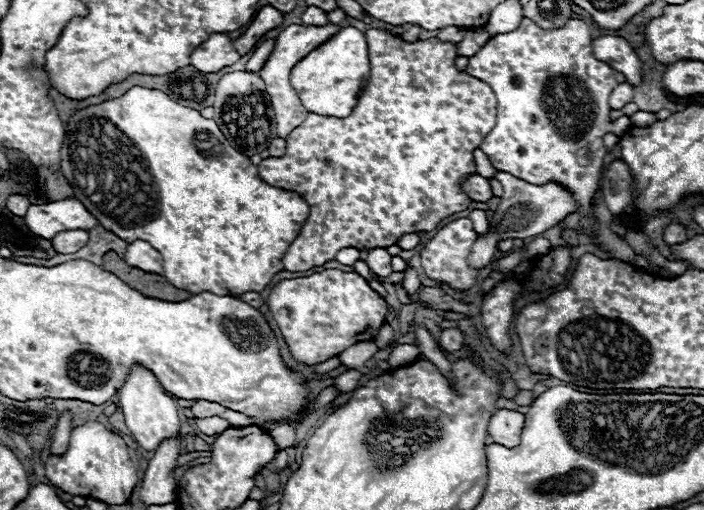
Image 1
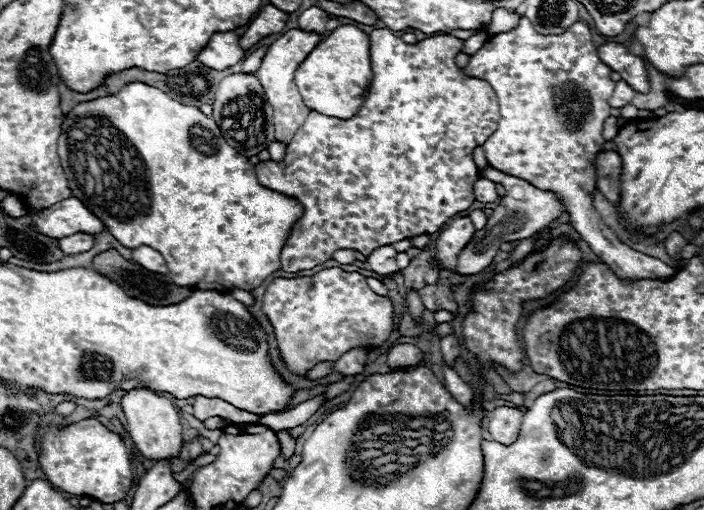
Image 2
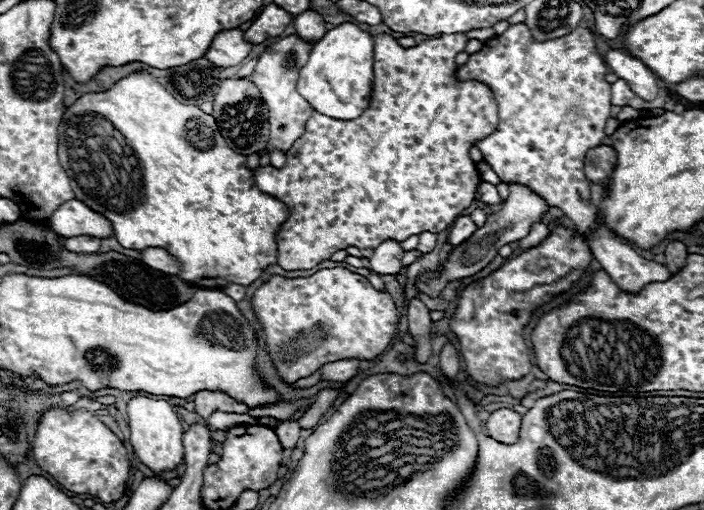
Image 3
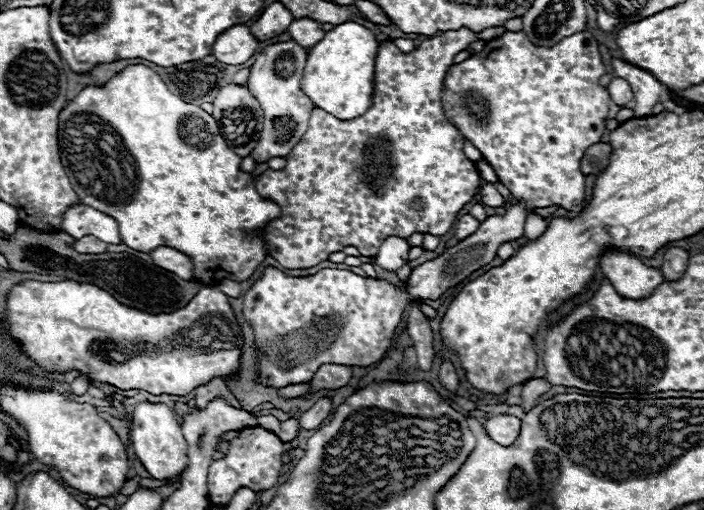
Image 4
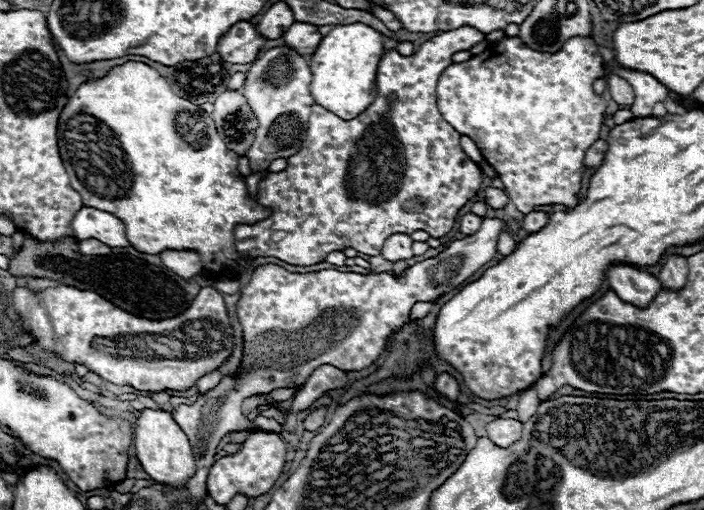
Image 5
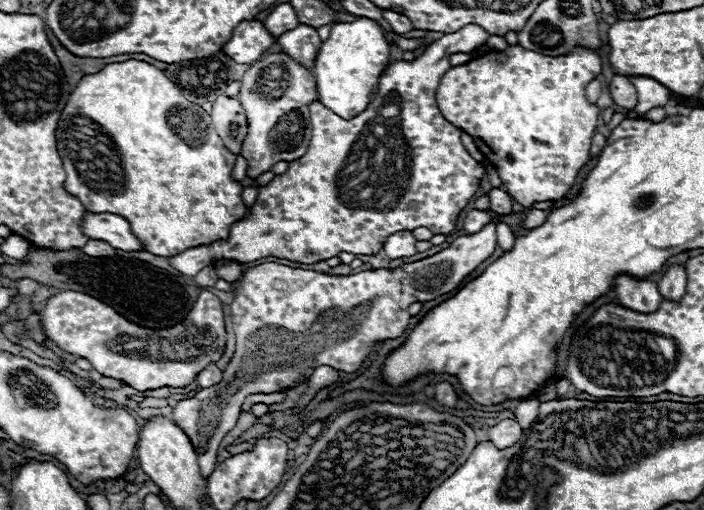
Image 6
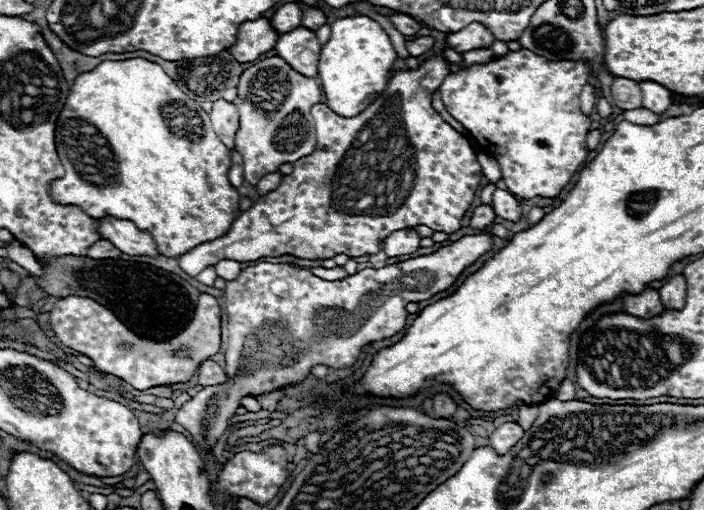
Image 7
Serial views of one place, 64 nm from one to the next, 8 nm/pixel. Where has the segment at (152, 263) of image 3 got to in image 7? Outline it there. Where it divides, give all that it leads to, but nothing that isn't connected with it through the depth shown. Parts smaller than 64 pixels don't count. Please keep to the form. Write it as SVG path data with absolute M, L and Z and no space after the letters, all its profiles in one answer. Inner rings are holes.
M472 22L460 32L448 34L448 44L460 54L468 50L478 50L478 48L490 48L494 40L496 40L494 34L482 22ZM434 54L430 60L426 60L420 68L416 70L406 70L406 72L396 72L390 82L388 82L388 88L366 108L362 110L358 116L352 116L352 118L344 118L344 116L338 116L334 110L330 110L326 104L314 104L312 106L312 118L314 118L314 128L316 128L316 152L312 152L312 156L306 156L302 160L296 160L294 162L294 172L284 176L282 184L272 190L270 194L266 196L260 196L254 206L246 212L242 212L230 226L230 230L212 240L212 242L204 242L196 248L192 248L190 252L182 254L178 258L180 262L180 268L190 274L190 276L196 276L198 272L202 272L206 266L214 266L216 262L228 258L228 260L236 260L236 262L250 262L250 260L258 260L262 256L282 256L282 254L292 254L296 258L308 258L308 260L322 260L322 258L330 258L330 256L336 256L336 254L346 254L346 256L368 256L368 254L376 254L380 250L380 242L390 234L390 232L396 232L396 230L402 230L402 228L414 228L414 226L428 226L436 232L448 232L448 234L454 234L462 228L462 218L466 216L470 204L474 202L474 196L476 196L476 190L480 188L480 182L482 182L482 168L476 160L476 152L474 148L470 146L468 138L462 136L460 132L456 132L450 124L446 124L442 120L442 116L432 108L432 94L436 92L436 88L444 82L448 74L448 68L446 68L446 60L440 60L440 54Z

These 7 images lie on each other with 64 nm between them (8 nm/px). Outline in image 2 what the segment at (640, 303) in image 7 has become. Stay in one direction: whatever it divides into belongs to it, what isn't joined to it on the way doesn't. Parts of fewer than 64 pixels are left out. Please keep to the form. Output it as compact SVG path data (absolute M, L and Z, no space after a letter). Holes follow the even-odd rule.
M520 18L516 28L490 36L484 46L470 56L470 62L466 64L466 68L462 68L462 72L466 76L486 80L494 88L500 104L498 130L482 144L484 156L492 168L500 170L502 174L526 180L538 190L554 192L562 202L564 210L570 214L570 220L580 238L588 242L600 262L604 262L620 280L668 280L676 274L672 266L660 262L658 258L640 254L630 246L622 244L592 206L592 192L596 190L592 162L604 144L602 126L604 120L610 116L608 100L616 82L610 80L612 70L598 58L596 46L592 44L592 32L584 22L576 22L572 28L558 36L540 36L534 26L530 26L528 18Z

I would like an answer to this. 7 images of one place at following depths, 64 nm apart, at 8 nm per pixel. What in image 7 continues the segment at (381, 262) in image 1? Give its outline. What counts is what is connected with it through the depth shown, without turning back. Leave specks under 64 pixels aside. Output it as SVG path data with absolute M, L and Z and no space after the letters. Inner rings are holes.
M404 228L404 230L396 230L392 232L386 240L384 240L384 254L386 256L402 256L402 254L412 254L420 248L420 236L414 228Z

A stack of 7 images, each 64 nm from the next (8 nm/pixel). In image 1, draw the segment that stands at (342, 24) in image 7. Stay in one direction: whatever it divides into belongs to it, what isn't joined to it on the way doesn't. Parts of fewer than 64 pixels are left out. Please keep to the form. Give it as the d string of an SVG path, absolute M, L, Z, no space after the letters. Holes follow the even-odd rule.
M346 26L340 28L330 40L312 50L304 60L300 60L292 68L290 82L296 88L300 102L308 112L316 112L322 116L346 118L358 104L358 96L364 88L364 82L370 76L370 60L368 60L368 44L364 32Z

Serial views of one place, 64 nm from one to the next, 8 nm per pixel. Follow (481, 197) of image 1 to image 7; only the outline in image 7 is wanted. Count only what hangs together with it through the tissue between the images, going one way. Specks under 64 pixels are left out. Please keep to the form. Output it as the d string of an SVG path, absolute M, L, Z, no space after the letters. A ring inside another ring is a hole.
M496 190L494 198L492 198L492 206L496 208L496 216L510 220L510 222L518 222L522 218L522 202L508 190Z

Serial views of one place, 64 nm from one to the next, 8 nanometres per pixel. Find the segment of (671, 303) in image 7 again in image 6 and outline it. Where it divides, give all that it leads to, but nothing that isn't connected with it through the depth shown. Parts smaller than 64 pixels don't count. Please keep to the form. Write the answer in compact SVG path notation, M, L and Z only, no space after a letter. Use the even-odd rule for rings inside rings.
M670 266L668 272L664 272L662 280L658 282L660 294L664 300L680 302L686 292L686 270L684 266Z

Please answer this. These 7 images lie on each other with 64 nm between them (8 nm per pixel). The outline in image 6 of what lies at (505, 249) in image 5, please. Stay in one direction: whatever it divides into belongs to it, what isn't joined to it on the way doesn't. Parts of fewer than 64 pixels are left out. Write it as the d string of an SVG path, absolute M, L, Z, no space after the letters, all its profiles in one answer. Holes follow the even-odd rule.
M502 222L496 224L496 236L498 236L498 244L500 244L502 248L510 248L510 246L514 244L514 234L512 234L512 230L510 230L506 224L502 224Z

